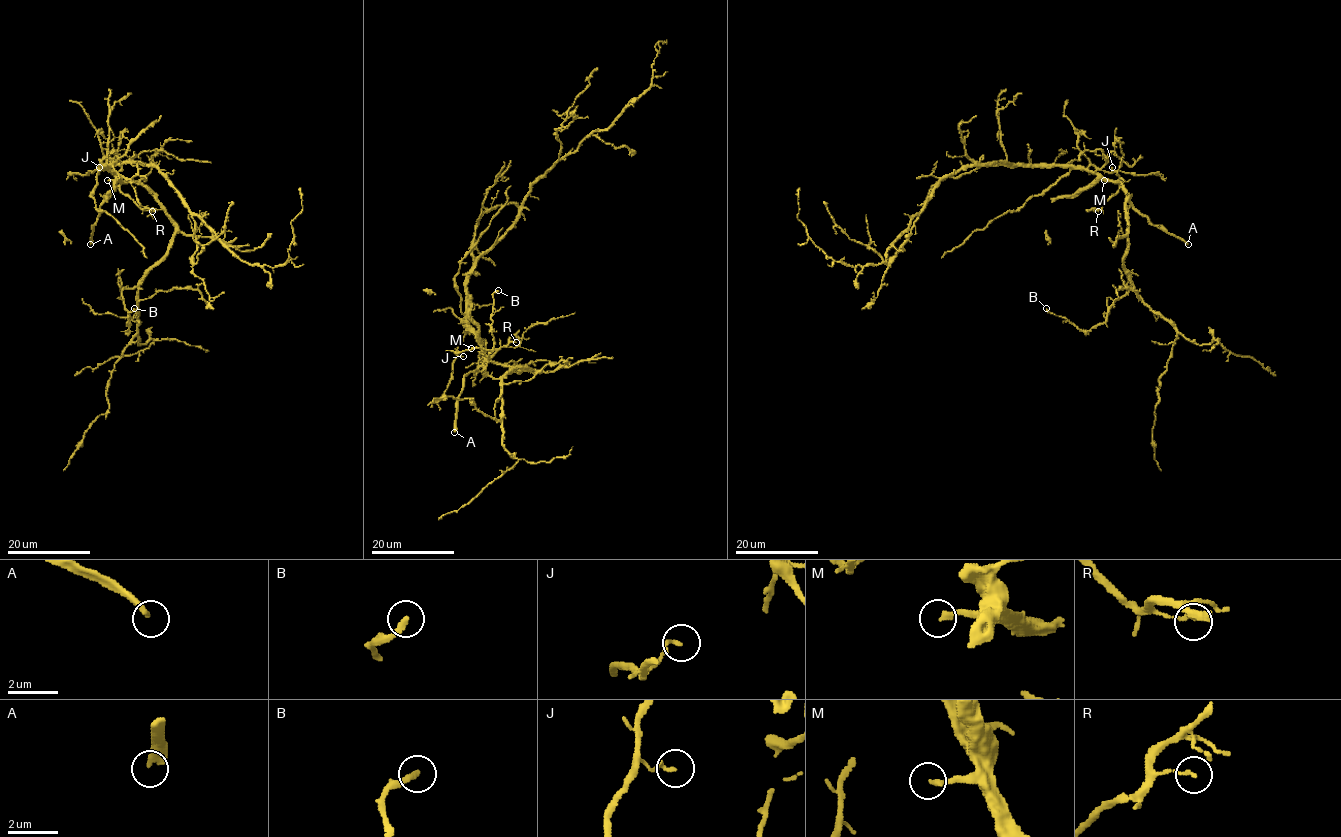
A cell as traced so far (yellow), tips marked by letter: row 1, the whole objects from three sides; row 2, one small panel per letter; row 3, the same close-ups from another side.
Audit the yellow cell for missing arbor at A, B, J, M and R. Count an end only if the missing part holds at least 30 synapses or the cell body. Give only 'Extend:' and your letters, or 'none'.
Extend: A, M

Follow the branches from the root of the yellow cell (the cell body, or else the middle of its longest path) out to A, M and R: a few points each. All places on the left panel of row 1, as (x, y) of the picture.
A: (104, 166), (120, 184), (99, 207), (90, 244)
M: (104, 166), (116, 178), (107, 180)
R: (104, 166), (120, 181), (120, 190), (124, 194), (142, 208), (152, 211)

